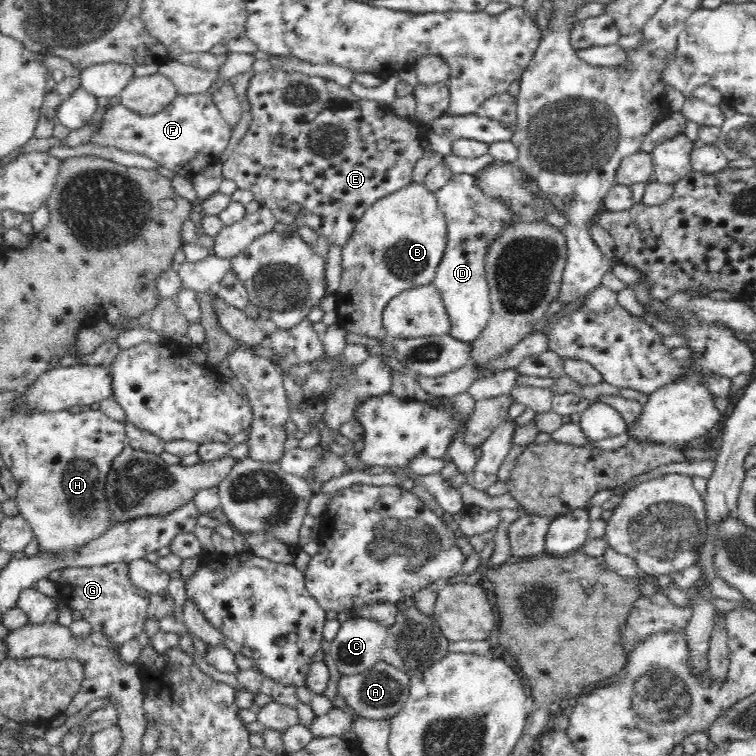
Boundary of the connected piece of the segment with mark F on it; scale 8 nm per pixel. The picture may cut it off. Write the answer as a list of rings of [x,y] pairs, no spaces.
[[[211,89],[203,94],[179,95],[165,110],[152,117],[142,117],[118,104],[106,110],[101,126],[92,135],[90,143],[146,156],[174,174],[192,179],[200,175],[206,166],[220,160],[232,130],[214,105]]]

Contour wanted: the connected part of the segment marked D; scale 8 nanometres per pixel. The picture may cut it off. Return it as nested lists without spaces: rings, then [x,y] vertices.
[[[467,173],[453,174],[434,195],[445,215],[448,242],[432,284],[442,295],[451,324],[449,334],[471,344],[482,334],[492,316],[485,271],[489,244],[504,228],[520,219],[508,211],[500,199],[486,196],[477,185],[476,177]]]

